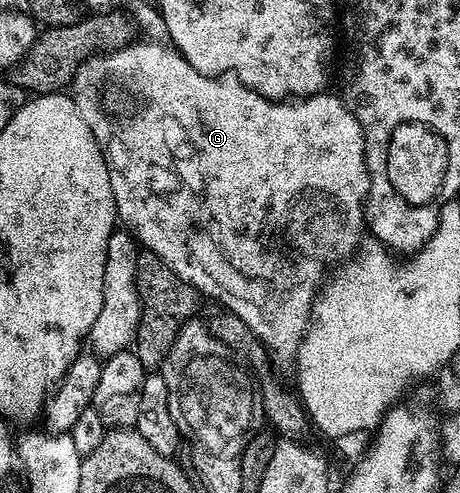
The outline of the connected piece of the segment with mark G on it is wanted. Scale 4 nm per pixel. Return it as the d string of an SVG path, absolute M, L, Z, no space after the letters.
M133 43L113 53L89 57L80 64L70 86L73 103L78 107L82 119L86 119L94 139L104 152L104 162L110 171L110 191L114 191L117 218L147 252L158 255L158 259L169 265L186 284L193 285L197 293L205 298L213 297L214 300L221 301L227 312L242 319L257 339L273 352L275 350L288 359L295 358L299 340L310 320L323 261L335 249L350 244L360 225L362 229L365 224L364 198L370 178L364 163L364 132L343 100L336 95L331 97L328 91L315 93L313 97L296 99L291 103L269 101L256 90L247 89L240 81L225 79L223 76L207 77L194 71L188 60L167 44L140 44Z

